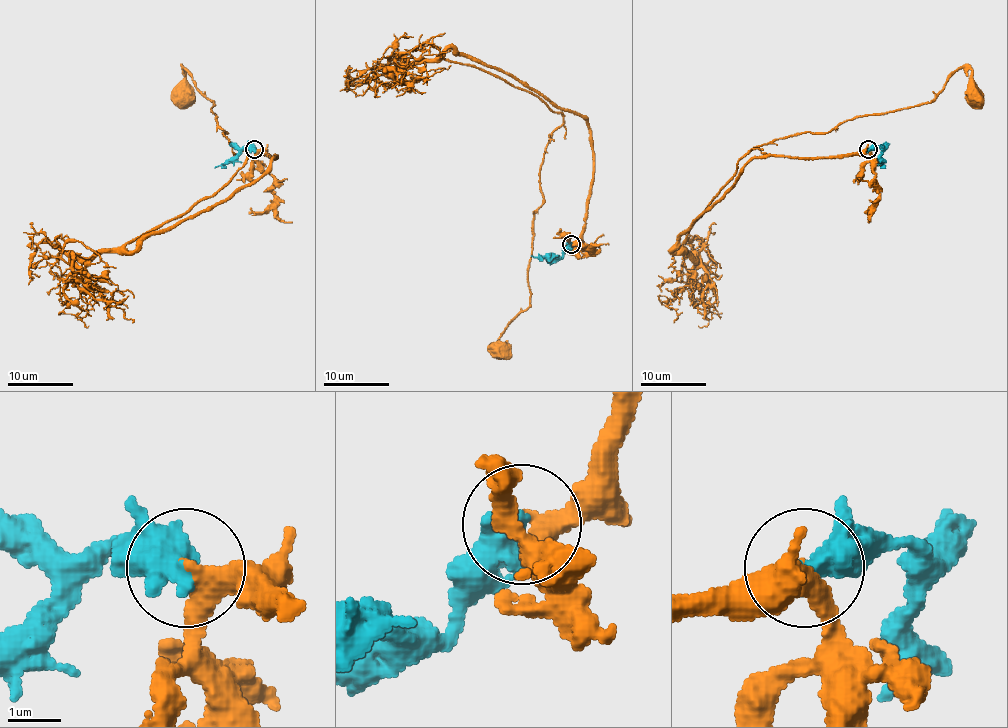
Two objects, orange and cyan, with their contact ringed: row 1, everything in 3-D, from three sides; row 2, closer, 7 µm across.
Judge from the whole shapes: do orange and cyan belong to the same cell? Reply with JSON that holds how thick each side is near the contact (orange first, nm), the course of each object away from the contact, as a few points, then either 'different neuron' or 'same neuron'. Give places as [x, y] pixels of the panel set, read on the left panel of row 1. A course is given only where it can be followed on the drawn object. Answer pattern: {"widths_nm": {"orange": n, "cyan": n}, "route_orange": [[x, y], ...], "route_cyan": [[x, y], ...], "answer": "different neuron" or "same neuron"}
{"widths_nm": {"orange": 280, "cyan": 550}, "route_orange": [[255, 148], [276, 158], [251, 182], [131, 252], [128, 244], [214, 195], [247, 158], [185, 68], [186, 97]], "route_cyan": [[255, 150], [243, 148], [234, 158], [214, 167]], "answer": "same neuron"}

